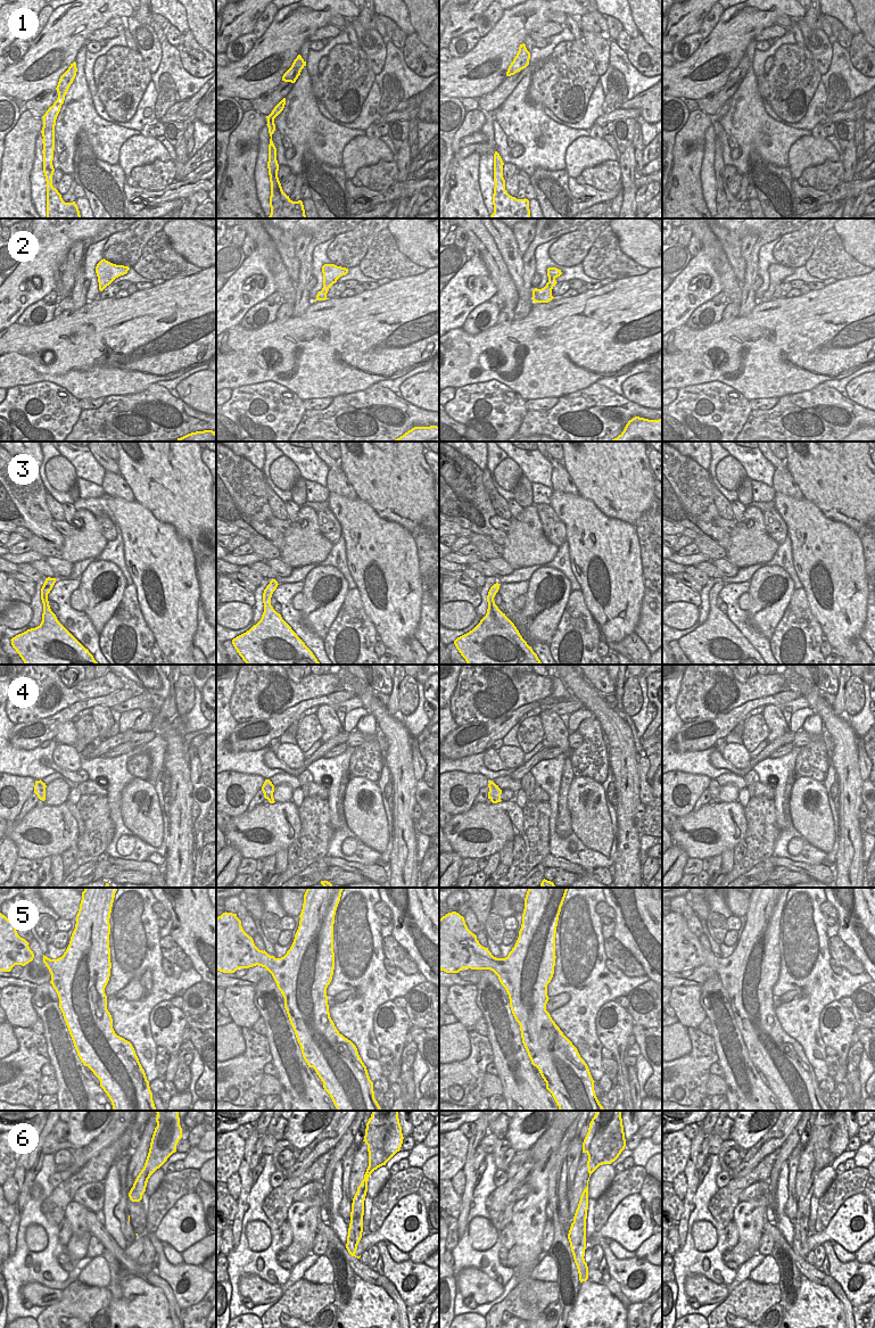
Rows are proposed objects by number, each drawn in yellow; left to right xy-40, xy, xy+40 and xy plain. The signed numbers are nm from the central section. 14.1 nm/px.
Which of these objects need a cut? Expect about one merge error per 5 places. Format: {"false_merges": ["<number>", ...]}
{"false_merges": ["6"]}

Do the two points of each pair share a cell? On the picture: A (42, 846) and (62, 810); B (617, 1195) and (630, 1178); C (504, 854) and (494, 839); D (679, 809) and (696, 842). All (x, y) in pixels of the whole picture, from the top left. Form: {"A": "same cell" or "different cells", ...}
{"A": "same cell", "B": "same cell", "C": "different cells", "D": "different cells"}

